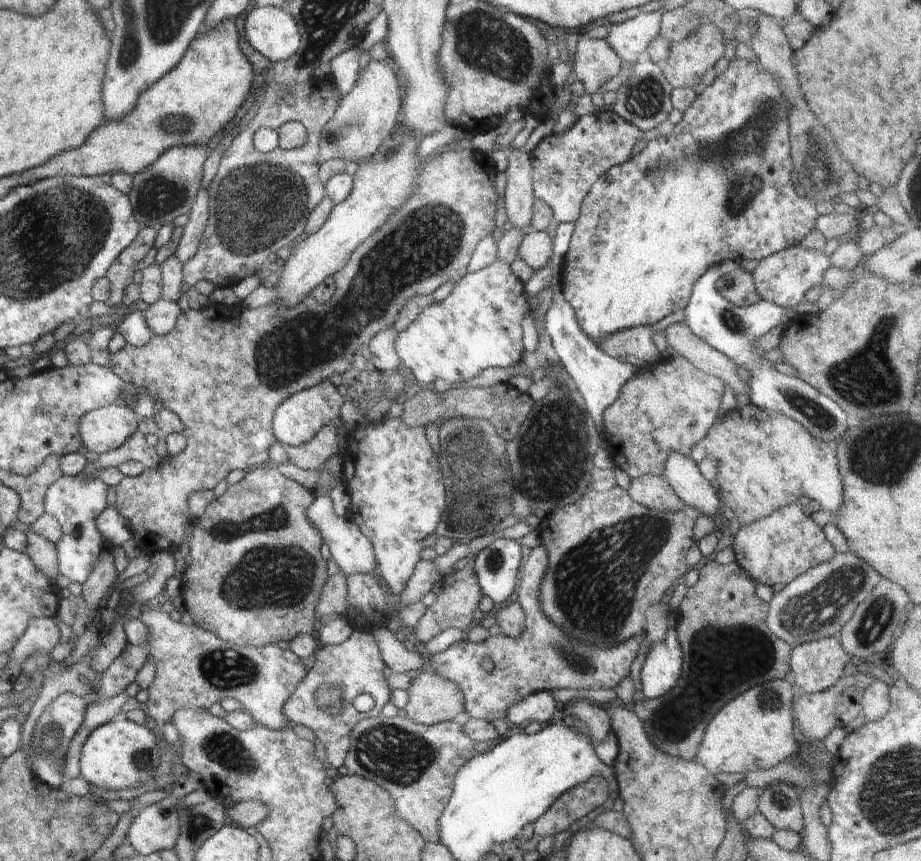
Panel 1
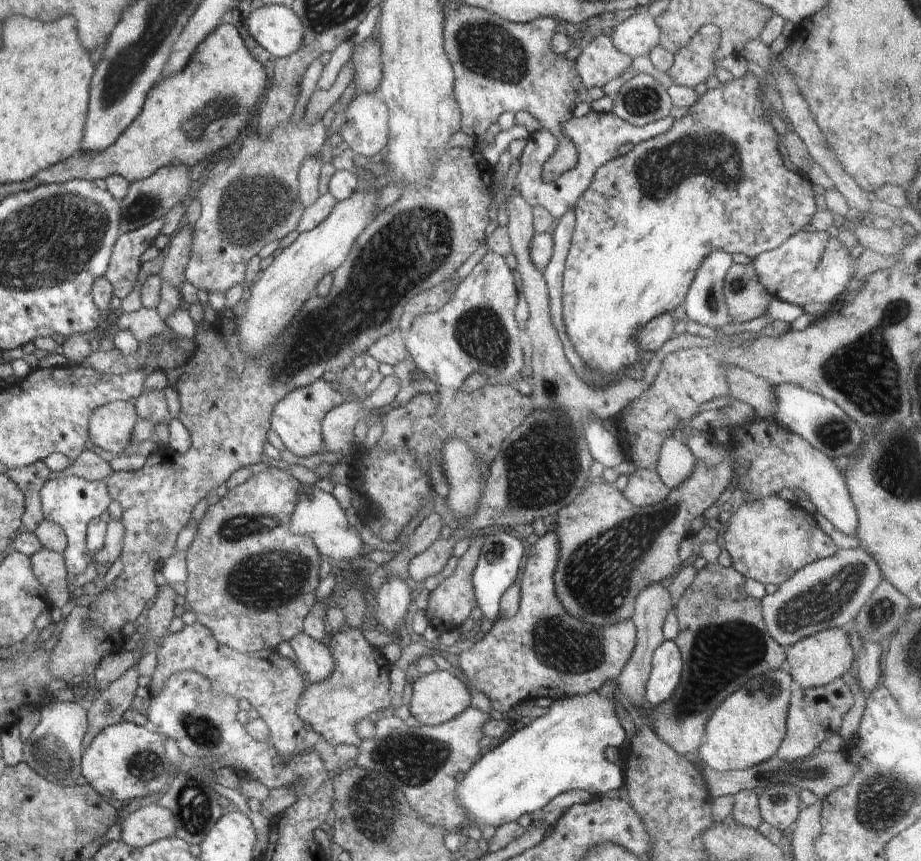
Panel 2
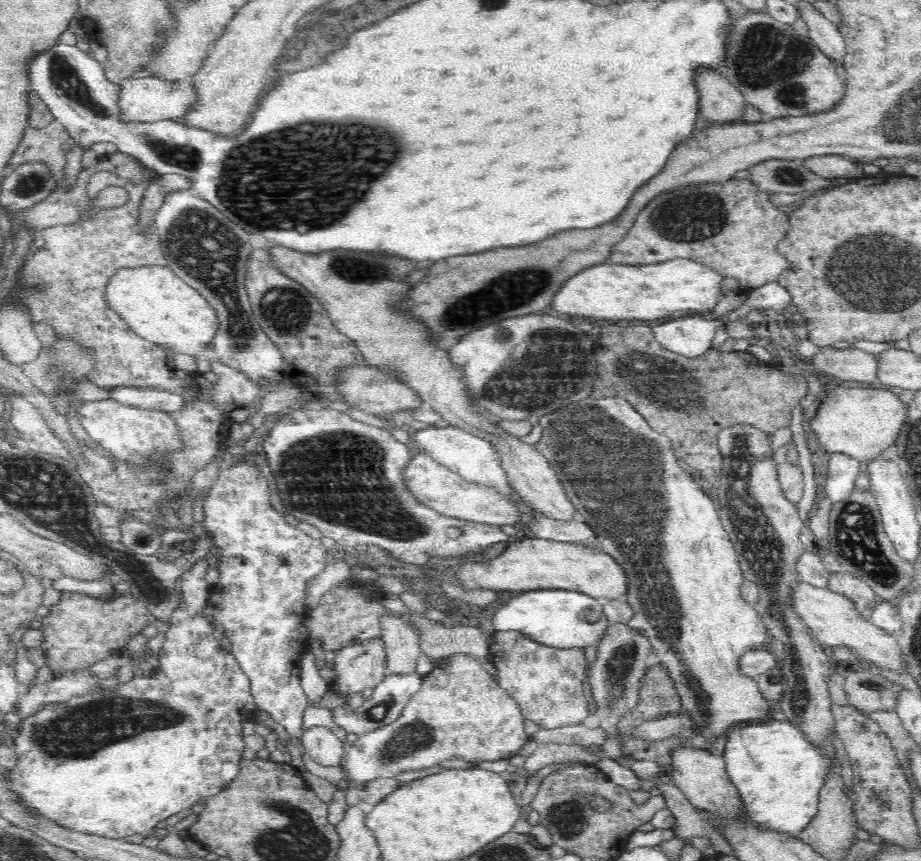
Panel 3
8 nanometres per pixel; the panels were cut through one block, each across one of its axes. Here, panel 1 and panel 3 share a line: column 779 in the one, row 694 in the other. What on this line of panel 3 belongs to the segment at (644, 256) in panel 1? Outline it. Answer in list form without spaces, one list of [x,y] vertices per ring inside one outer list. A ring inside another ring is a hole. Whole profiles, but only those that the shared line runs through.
[[[214,550],[202,560],[195,562],[190,570],[187,570],[180,577],[181,582],[181,601],[178,610],[172,614],[169,620],[169,629],[165,632],[164,640],[159,650],[159,665],[153,670],[152,676],[141,675],[136,671],[135,676],[129,682],[120,683],[114,688],[107,689],[96,687],[86,694],[71,698],[66,702],[54,702],[42,706],[38,712],[21,720],[21,729],[13,733],[12,745],[18,754],[18,764],[10,769],[10,776],[5,776],[4,780],[8,783],[10,789],[20,795],[23,805],[29,812],[44,816],[48,820],[59,824],[64,828],[70,828],[76,832],[84,832],[90,835],[102,836],[110,839],[124,839],[125,837],[140,834],[146,828],[157,827],[160,820],[167,820],[168,816],[178,814],[196,802],[214,796],[222,792],[226,784],[230,784],[238,772],[240,772],[240,760],[242,752],[247,748],[244,739],[242,739],[242,722],[252,721],[258,714],[258,708],[254,702],[251,693],[250,679],[242,671],[238,661],[229,651],[225,642],[216,639],[211,629],[214,622],[211,618],[202,615],[202,611],[209,606],[210,585],[206,583],[206,570],[211,565]]]

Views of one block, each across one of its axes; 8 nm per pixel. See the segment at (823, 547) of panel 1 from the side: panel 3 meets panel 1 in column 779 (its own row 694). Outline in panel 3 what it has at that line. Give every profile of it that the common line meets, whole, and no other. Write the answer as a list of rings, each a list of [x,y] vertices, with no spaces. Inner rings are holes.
[[[494,631],[494,634],[491,634],[489,638],[489,652],[490,660],[492,660],[493,665],[496,667],[498,672],[498,683],[499,685],[506,690],[506,692],[517,702],[522,716],[528,720],[532,720],[539,725],[540,729],[553,729],[560,728],[566,725],[573,725],[582,723],[585,718],[588,718],[588,700],[584,698],[584,682],[586,673],[586,657],[584,657],[584,648],[554,648],[548,645],[539,643],[537,640],[531,639],[527,636],[526,633],[522,631]]]

